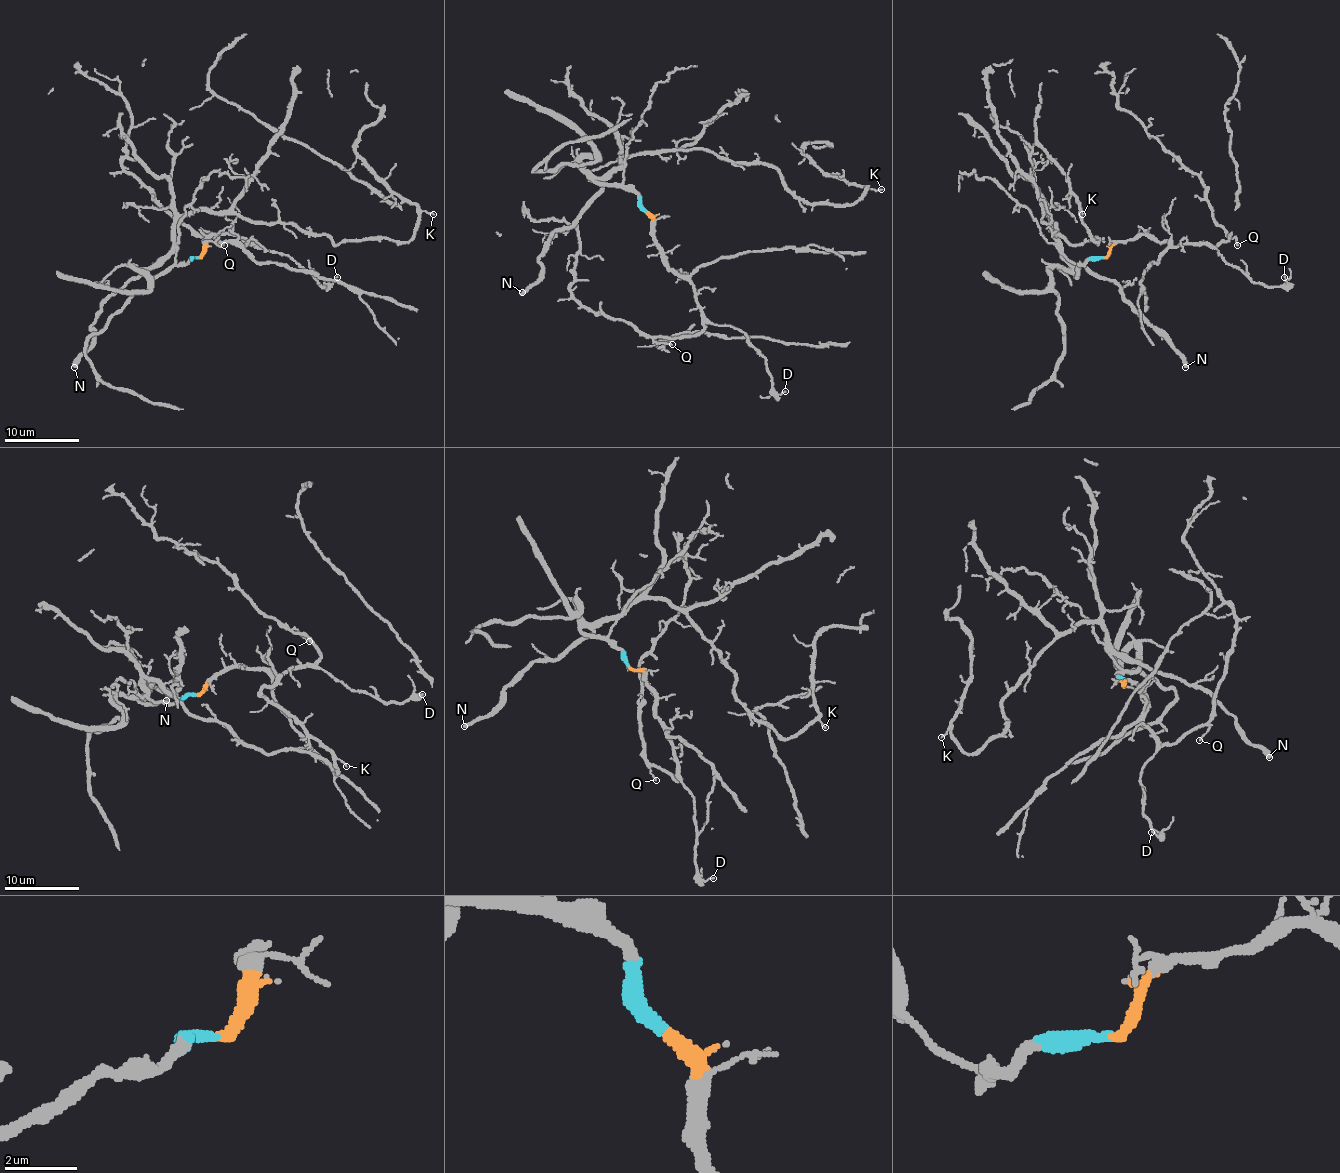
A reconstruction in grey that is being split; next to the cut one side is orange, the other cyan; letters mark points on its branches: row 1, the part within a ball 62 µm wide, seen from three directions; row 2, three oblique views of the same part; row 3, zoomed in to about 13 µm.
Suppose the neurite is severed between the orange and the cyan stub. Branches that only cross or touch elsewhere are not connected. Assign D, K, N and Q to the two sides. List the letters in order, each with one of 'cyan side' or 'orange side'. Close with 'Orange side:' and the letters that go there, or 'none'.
D: orange side
K: cyan side
N: cyan side
Q: orange side
Orange side: D, Q

